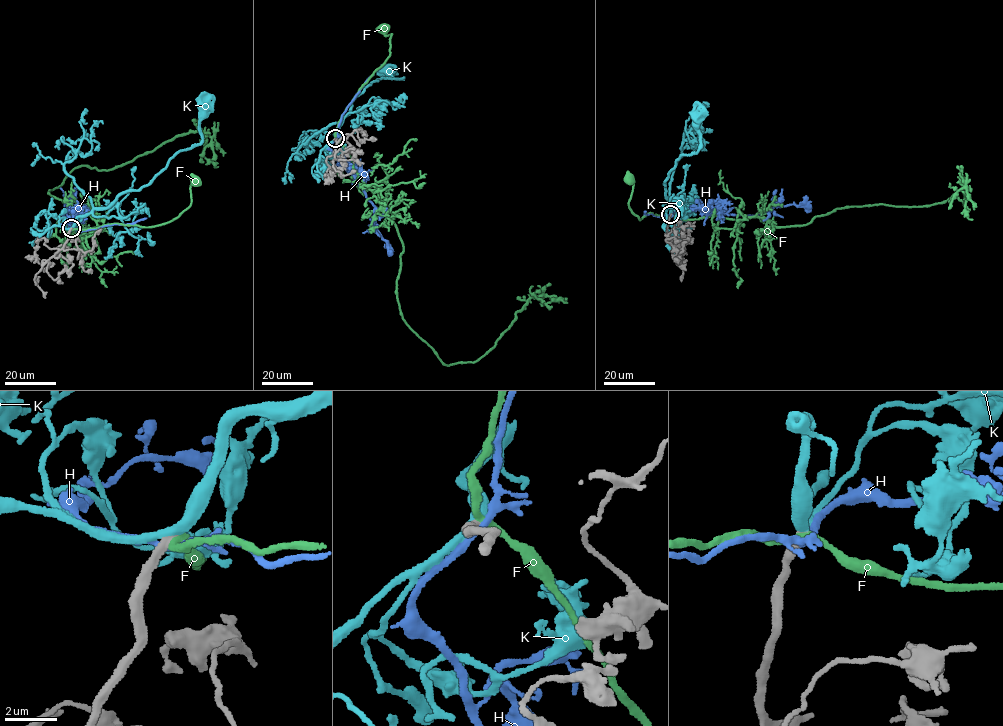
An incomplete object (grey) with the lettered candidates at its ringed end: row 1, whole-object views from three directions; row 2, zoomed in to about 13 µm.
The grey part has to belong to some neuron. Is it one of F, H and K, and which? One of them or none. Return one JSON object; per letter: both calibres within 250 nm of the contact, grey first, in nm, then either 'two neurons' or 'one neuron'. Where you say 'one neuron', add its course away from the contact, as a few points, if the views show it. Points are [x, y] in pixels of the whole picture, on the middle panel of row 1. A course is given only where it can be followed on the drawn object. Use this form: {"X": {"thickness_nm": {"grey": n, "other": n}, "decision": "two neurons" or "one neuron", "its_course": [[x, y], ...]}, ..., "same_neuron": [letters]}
{"F": {"thickness_nm": {"grey": 360, "other": 240}, "decision": "two neurons"}, "H": {"thickness_nm": {"grey": 440, "other": 240}, "decision": "two neurons"}, "K": {"thickness_nm": {"grey": 360, "other": 360}, "decision": "one neuron", "its_course": [[335, 139], [354, 99], [365, 88], [382, 78], [403, 78], [393, 78], [385, 69]]}, "same_neuron": ["K"]}

